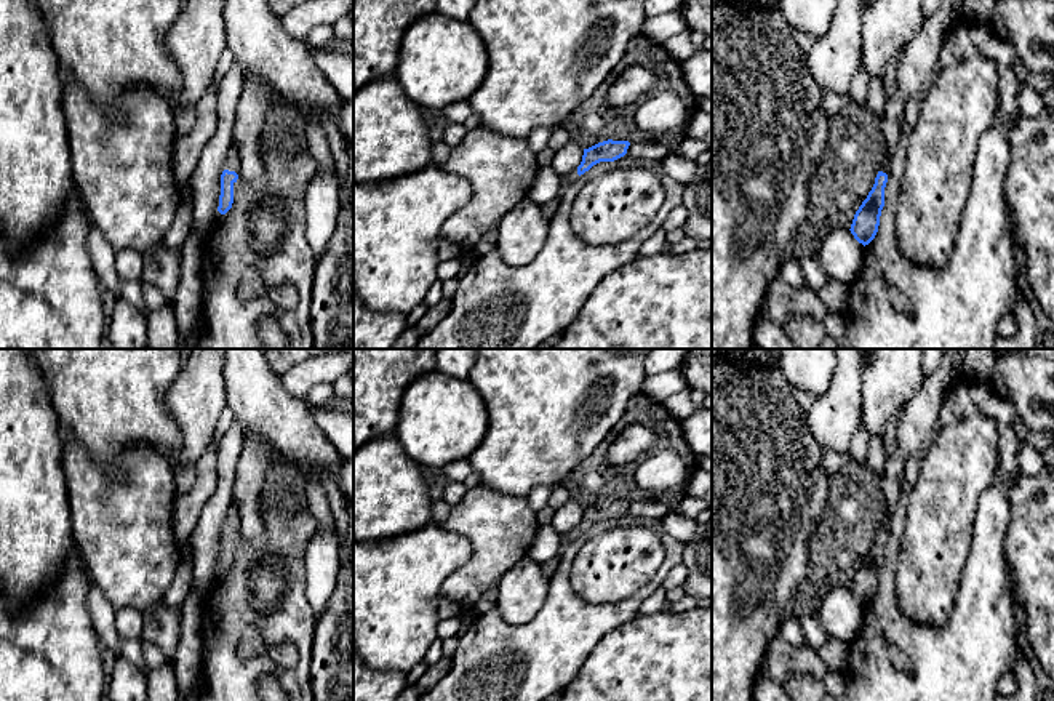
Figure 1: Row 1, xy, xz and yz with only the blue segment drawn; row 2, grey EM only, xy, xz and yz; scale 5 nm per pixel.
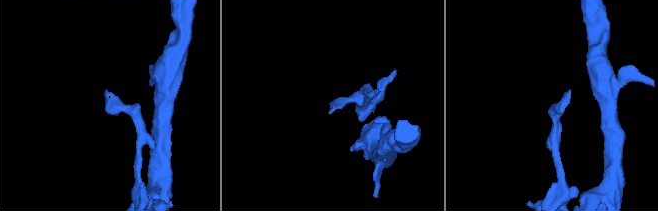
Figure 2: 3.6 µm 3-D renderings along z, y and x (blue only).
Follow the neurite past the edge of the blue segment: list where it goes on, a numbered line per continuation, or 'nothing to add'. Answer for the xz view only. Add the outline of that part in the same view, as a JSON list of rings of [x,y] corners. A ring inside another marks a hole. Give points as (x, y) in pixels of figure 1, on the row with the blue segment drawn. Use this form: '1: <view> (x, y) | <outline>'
nothing to add

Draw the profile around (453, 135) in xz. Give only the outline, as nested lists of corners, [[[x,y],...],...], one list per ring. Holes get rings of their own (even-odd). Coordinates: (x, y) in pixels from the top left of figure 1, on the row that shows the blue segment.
[[[446,123],[443,131],[443,142],[449,147],[454,147],[464,139],[467,133],[469,130],[464,126],[464,123]]]

